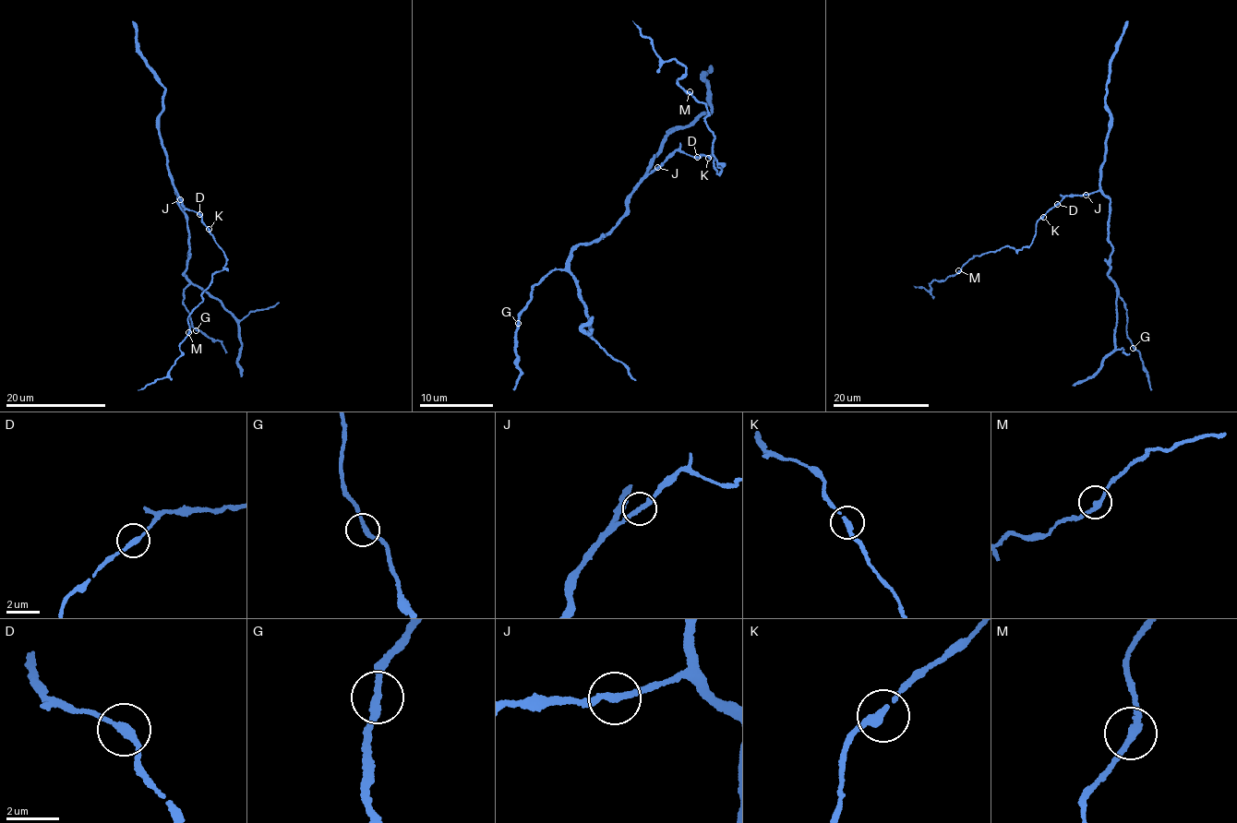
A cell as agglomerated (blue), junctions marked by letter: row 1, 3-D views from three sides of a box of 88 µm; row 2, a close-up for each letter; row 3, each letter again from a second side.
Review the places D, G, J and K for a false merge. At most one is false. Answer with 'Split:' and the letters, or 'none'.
Split: none

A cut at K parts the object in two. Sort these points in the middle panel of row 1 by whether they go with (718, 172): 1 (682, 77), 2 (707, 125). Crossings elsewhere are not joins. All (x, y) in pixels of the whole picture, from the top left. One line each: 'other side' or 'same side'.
1: same side
2: same side

